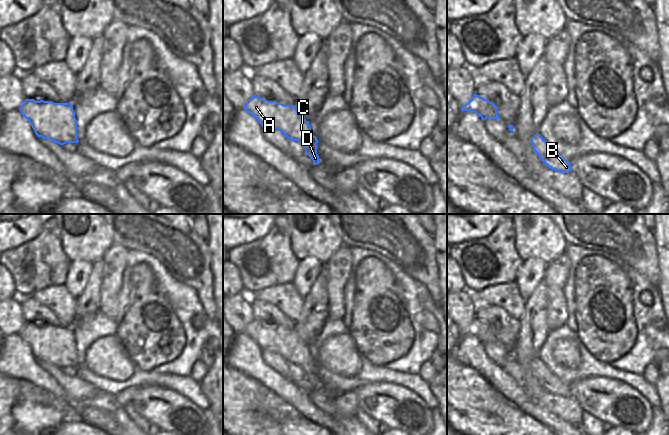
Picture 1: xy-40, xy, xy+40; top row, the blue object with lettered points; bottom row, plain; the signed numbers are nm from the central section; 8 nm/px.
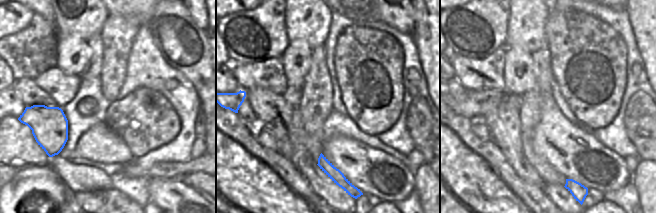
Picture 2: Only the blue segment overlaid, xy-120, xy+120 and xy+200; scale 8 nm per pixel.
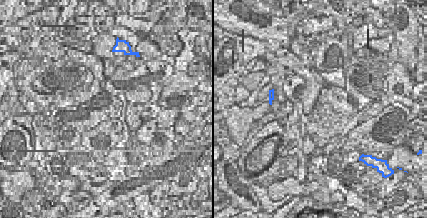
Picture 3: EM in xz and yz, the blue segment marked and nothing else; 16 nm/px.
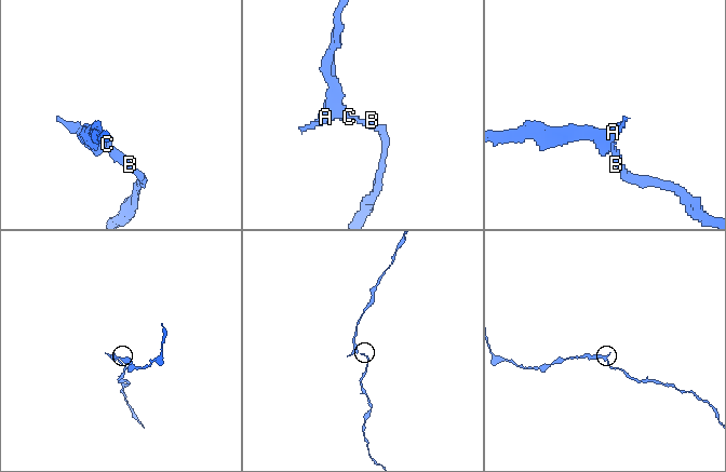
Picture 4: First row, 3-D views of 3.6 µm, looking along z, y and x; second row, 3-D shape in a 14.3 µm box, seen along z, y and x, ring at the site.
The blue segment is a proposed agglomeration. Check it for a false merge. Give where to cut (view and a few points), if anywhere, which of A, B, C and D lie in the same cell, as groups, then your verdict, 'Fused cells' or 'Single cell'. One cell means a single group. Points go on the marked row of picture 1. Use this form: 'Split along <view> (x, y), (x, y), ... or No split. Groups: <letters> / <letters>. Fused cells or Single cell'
No split. Groups: A B C D. Single cell.

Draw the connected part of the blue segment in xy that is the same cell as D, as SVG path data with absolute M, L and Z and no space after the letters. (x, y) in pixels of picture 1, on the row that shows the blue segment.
M253 95L243 109L262 126L278 129L288 139L298 141L313 160L313 165L320 163L317 137L312 134L309 121L299 114L295 105L284 105Z

